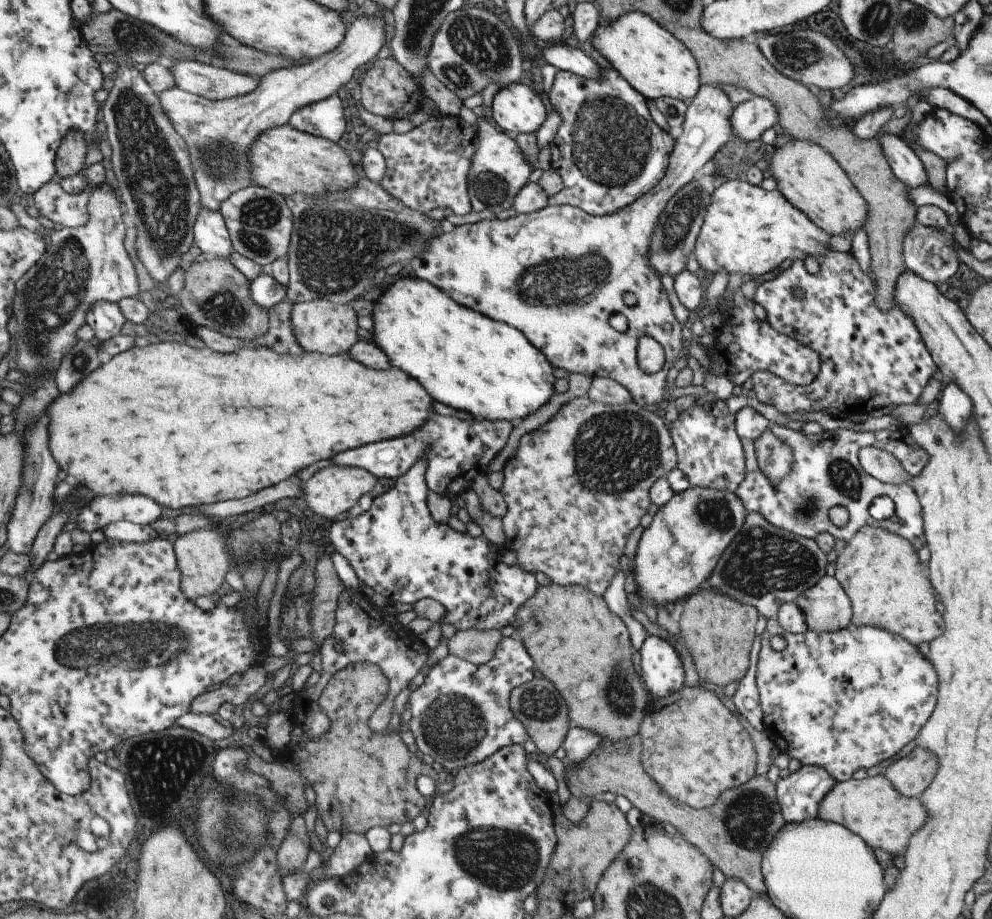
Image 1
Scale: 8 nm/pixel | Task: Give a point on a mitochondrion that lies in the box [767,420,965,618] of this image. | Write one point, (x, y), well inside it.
(842, 476)

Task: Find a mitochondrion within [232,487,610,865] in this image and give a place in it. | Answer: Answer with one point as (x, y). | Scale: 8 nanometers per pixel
(452, 726)

